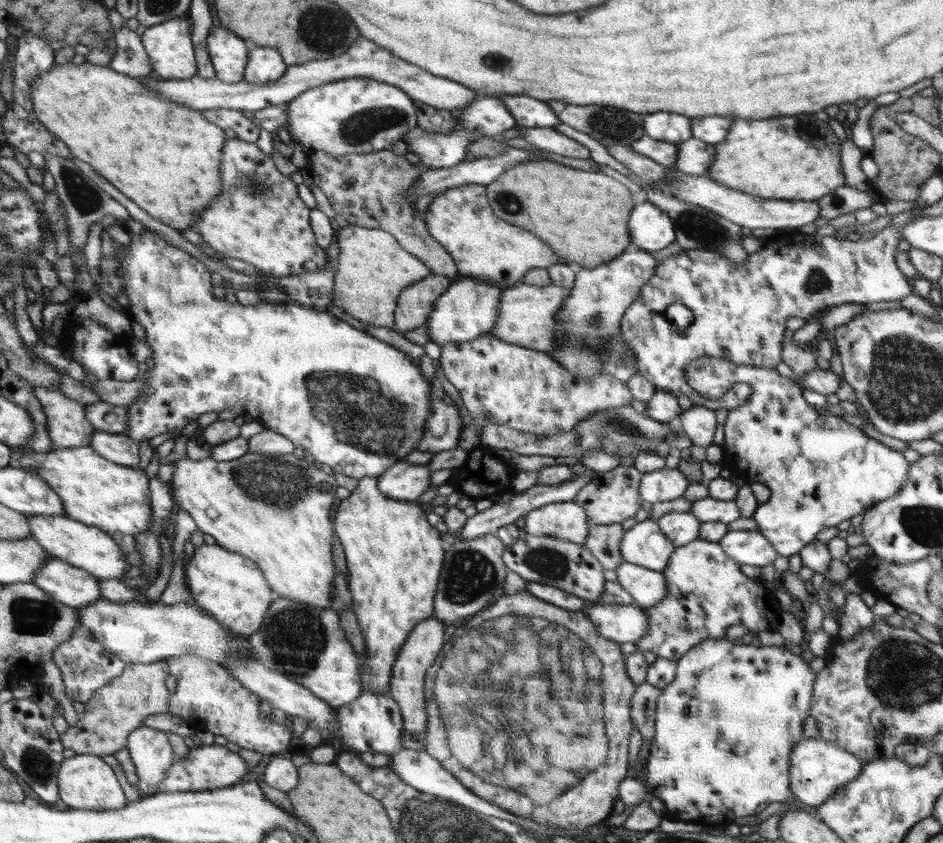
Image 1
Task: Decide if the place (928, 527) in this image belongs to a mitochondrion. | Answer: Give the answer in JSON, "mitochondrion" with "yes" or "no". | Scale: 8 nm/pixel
{"mitochondrion":"yes"}

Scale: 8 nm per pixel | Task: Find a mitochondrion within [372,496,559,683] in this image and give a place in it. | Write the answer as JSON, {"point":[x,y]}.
{"point":[470,575]}

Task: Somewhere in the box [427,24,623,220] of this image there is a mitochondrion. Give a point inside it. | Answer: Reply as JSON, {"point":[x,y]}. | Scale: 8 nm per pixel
{"point":[509,202]}

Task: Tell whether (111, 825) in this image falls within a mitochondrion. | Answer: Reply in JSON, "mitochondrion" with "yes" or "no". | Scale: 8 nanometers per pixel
{"mitochondrion":"no"}

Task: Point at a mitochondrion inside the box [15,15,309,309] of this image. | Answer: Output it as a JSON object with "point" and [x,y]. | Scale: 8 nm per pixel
{"point":[87,199]}

